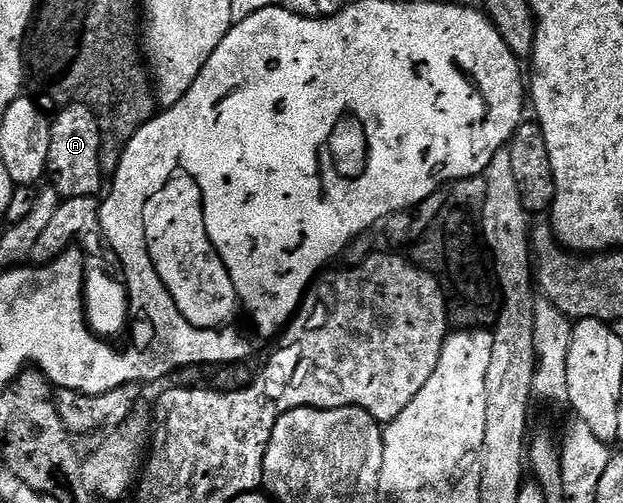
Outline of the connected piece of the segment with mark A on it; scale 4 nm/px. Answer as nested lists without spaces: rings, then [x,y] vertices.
[[[65,104],[58,112],[57,119],[55,117],[52,119],[49,131],[51,152],[47,174],[57,193],[62,199],[97,198],[102,193],[101,178],[103,179],[101,129],[92,108],[84,104]]]

